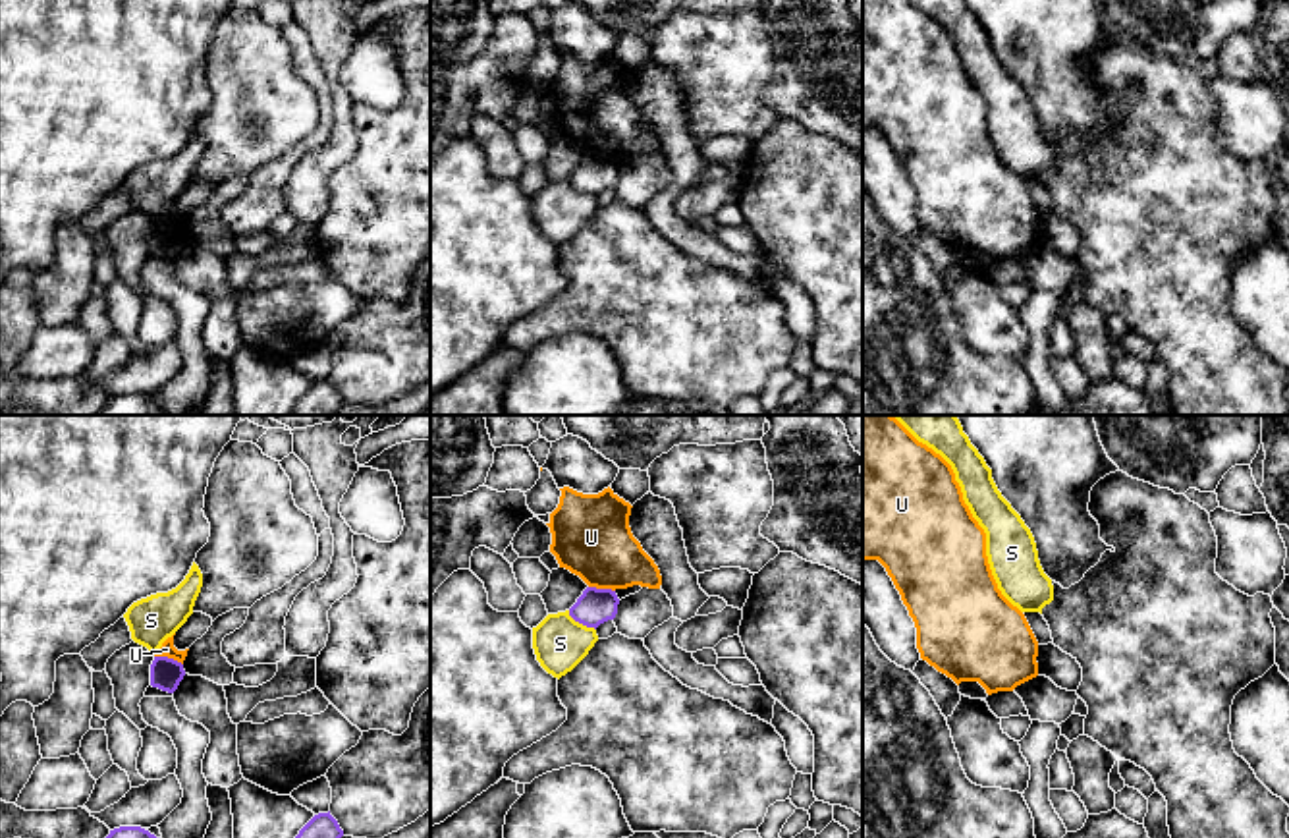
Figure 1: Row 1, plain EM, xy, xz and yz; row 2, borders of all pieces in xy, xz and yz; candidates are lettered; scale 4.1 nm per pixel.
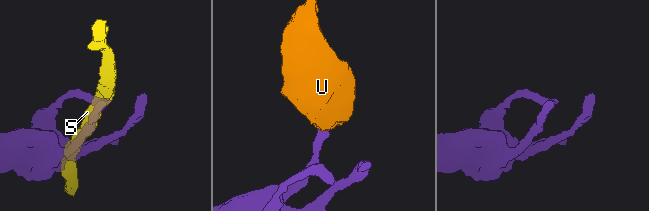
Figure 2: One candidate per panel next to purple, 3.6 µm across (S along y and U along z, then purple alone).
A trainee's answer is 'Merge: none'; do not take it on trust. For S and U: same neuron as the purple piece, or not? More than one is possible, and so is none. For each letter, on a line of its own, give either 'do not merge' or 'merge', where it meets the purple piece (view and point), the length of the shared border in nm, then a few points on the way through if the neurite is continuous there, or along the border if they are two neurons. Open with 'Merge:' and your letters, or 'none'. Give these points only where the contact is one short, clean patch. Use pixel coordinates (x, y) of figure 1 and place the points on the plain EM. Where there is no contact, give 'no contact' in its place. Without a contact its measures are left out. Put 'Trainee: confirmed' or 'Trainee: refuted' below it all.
Merge: none
S: do not merge; contact xz (581, 190); length 150 nm
U: do not merge; contact xy (166, 224); length 130 nm; border xy (155, 223), (166, 223), (182, 232)
Trainee: confirmed

